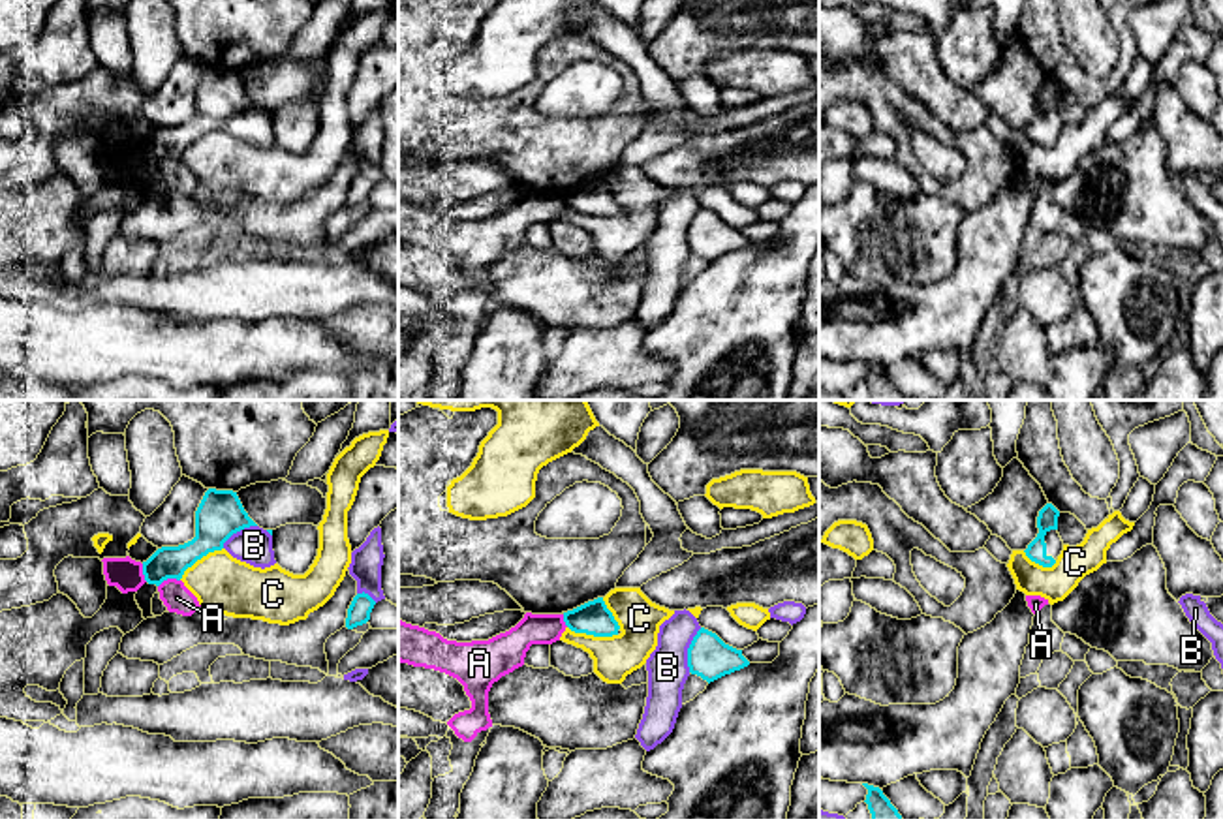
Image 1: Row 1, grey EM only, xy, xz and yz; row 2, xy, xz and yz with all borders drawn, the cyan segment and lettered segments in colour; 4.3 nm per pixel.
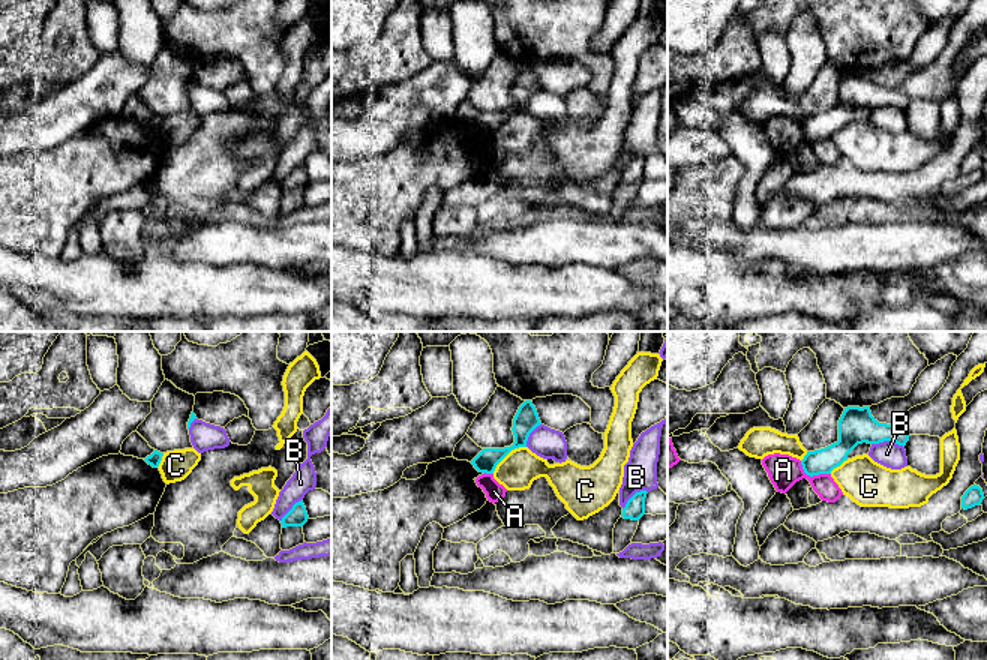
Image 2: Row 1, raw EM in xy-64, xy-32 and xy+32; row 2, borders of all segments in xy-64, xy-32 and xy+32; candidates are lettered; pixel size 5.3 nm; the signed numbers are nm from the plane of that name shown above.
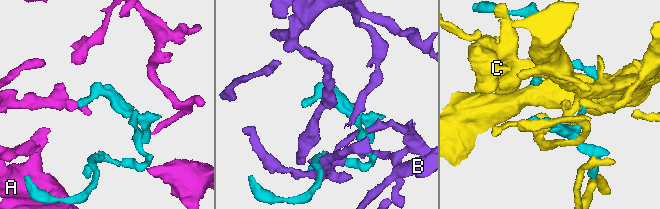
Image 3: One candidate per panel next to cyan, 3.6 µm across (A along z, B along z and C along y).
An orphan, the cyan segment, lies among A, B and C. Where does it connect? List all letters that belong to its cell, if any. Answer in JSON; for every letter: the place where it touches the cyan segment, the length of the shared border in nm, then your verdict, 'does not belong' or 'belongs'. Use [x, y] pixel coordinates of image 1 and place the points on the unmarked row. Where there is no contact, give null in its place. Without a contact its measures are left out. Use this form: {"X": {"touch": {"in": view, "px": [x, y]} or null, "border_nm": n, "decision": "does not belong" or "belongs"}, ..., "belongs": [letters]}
{"A": {"touch": {"in": "xy", "px": [168, 156]}, "border_nm": 100, "decision": "does not belong"}, "B": {"touch": {"in": "xz", "px": [688, 230]}, "border_nm": 200, "decision": "does not belong"}, "C": {"touch": {"in": "xz", "px": [592, 213]}, "border_nm": 220, "decision": "does not belong"}, "belongs": []}

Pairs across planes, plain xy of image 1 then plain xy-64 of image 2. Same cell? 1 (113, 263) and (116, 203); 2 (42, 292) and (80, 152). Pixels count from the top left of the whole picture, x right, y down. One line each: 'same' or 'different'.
1: different
2: same

